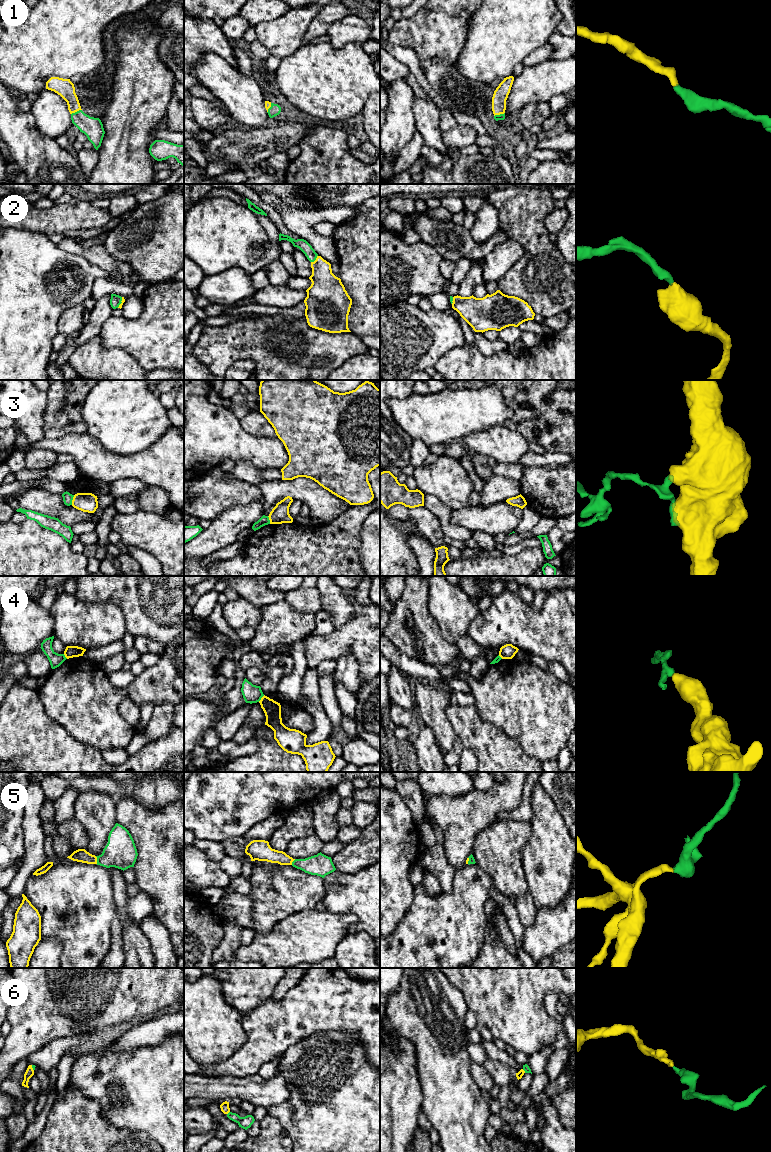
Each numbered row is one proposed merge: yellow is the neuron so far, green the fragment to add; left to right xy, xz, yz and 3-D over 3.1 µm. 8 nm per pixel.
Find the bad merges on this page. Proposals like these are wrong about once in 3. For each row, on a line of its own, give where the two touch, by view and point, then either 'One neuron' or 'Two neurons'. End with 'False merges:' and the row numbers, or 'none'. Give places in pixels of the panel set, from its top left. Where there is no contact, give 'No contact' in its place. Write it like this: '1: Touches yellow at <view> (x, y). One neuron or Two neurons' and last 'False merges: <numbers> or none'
1: Touches yellow at xy (76, 111). One neuron
2: Touches yellow at xz (316, 259). One neuron
3: Touches yellow at xy (72, 500). Two neurons
4: Touches yellow at xz (261, 698). Two neurons
5: Touches yellow at xy (96, 860). One neuron
6: Touches yellow at xz (228, 1112). One neuron
False merges: 3, 4

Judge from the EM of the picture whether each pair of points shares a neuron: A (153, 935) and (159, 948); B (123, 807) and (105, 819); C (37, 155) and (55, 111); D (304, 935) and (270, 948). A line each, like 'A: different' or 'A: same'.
A: same
B: different
C: different
D: same

